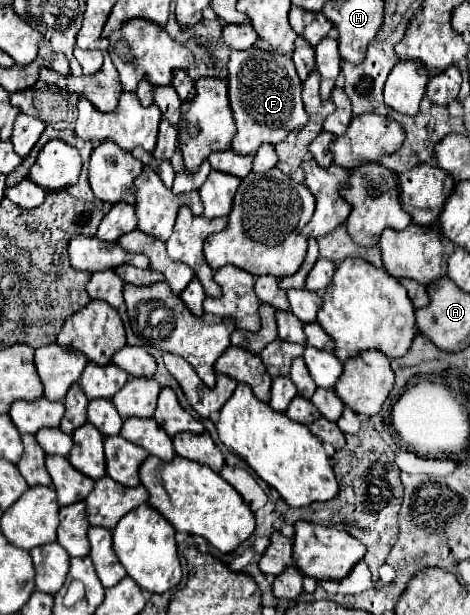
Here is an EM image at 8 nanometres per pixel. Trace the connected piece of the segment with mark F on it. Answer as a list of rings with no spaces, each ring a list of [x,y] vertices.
[[[248,48],[240,52],[234,50],[230,54],[228,72],[228,98],[238,132],[232,140],[232,150],[212,152],[208,156],[208,162],[212,170],[244,178],[252,170],[252,156],[256,154],[260,144],[282,142],[294,128],[308,122],[308,114],[302,106],[302,82],[294,70],[292,58],[260,48]]]

